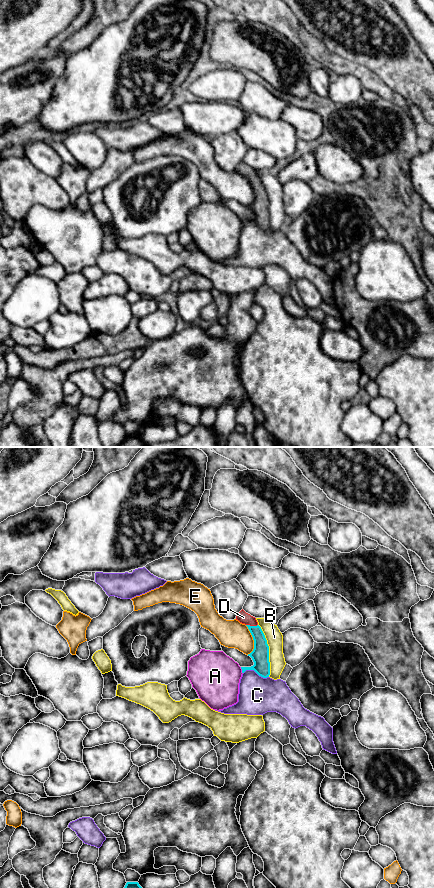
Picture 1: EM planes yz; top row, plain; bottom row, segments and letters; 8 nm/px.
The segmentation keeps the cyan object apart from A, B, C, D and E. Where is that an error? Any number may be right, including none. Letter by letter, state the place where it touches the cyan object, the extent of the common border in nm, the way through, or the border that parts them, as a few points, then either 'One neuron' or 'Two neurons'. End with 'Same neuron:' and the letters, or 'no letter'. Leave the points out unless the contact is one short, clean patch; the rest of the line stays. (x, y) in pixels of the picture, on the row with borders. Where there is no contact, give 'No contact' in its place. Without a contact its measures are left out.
A: Touches cyan at yz (242, 670). Shared border 60 nm. Boundary: yz (240, 667), (242, 673). Two neurons
B: Touches cyan at yz (268, 650). Shared border 440 nm. Two neurons
C: Touches cyan at yz (256, 672). Shared border 220 nm. Two neurons
D: Touches cyan at yz (252, 626). Shared border 100 nm. Path across: yz (260, 655), (259, 637), (252, 626), (243, 617). One neuron
E: Touches cyan at yz (253, 639). Shared border 240 nm. Boundary: yz (245, 625), (253, 640), (253, 650), (249, 654). Two neurons
Same neuron: D

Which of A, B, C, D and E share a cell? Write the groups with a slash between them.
A / B / C / D / E

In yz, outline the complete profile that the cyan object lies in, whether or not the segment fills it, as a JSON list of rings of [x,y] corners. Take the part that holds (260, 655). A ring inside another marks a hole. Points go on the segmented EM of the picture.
[[[242,609],[237,614],[236,620],[248,627],[254,640],[254,649],[250,654],[248,654],[248,656],[252,658],[254,665],[251,667],[241,667],[242,673],[244,673],[246,670],[254,670],[259,676],[263,678],[269,677],[269,646],[256,618],[246,613]]]

